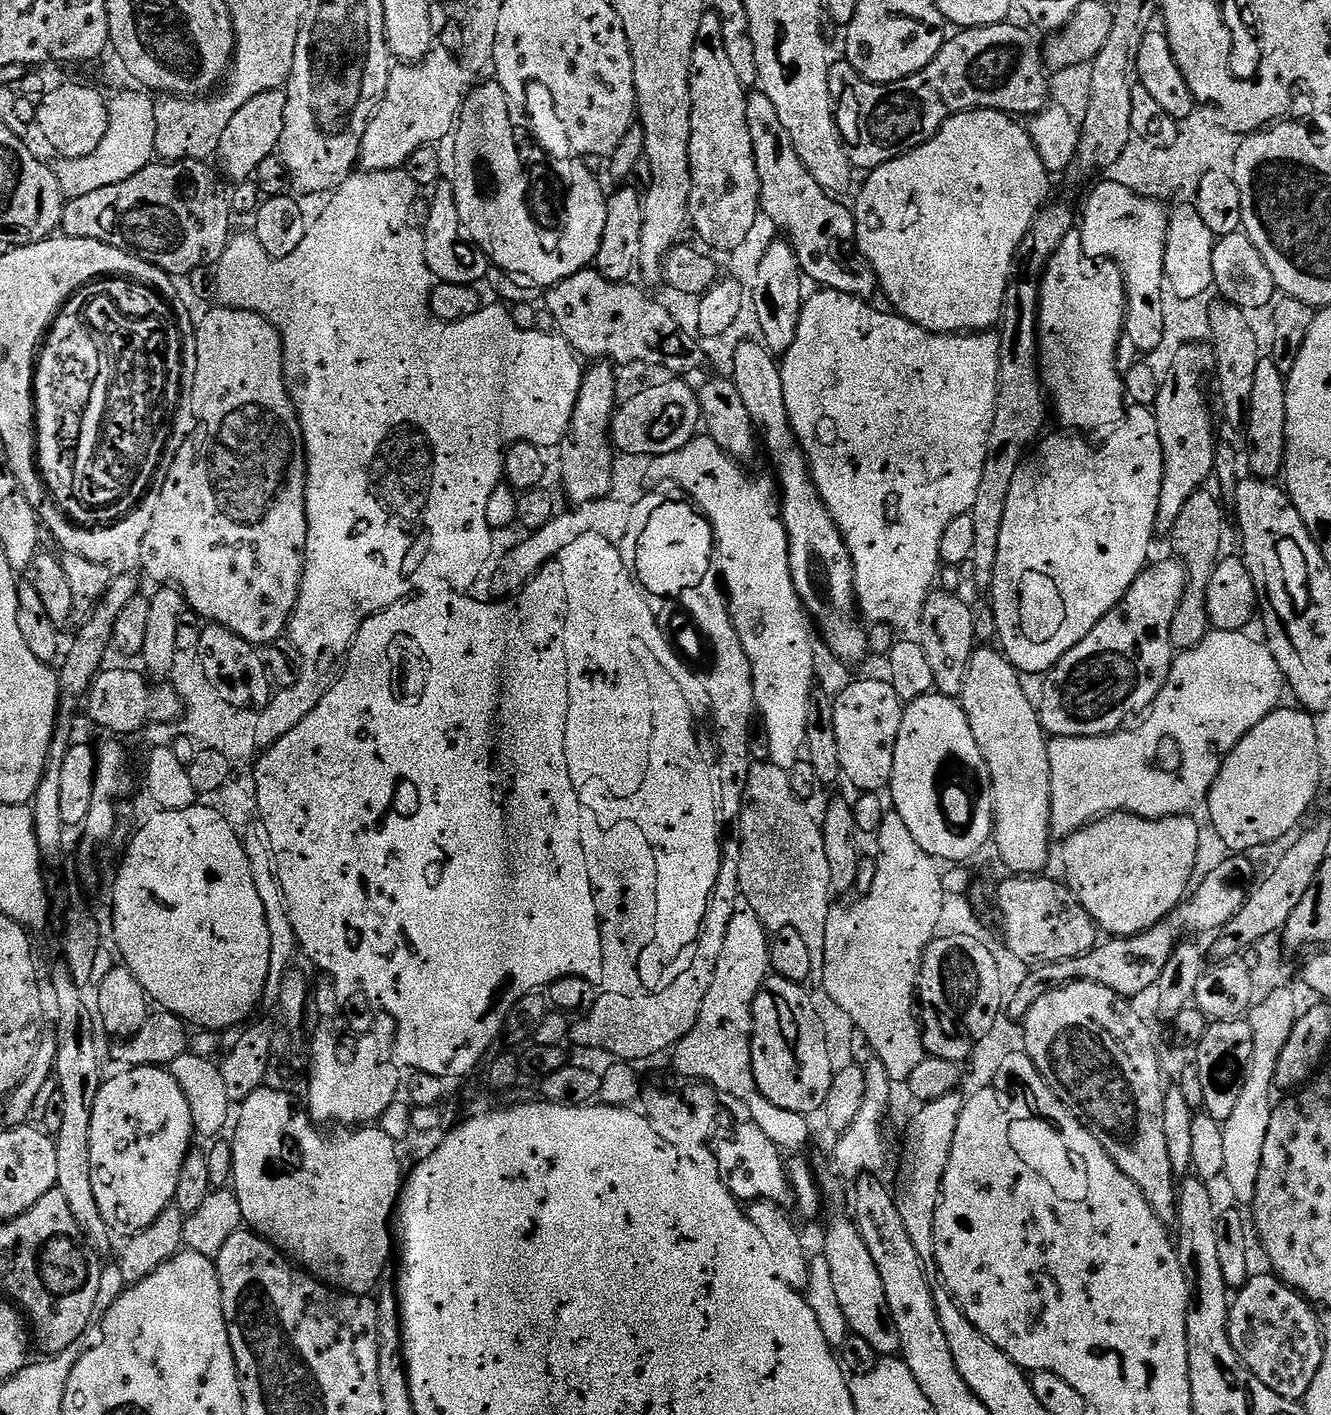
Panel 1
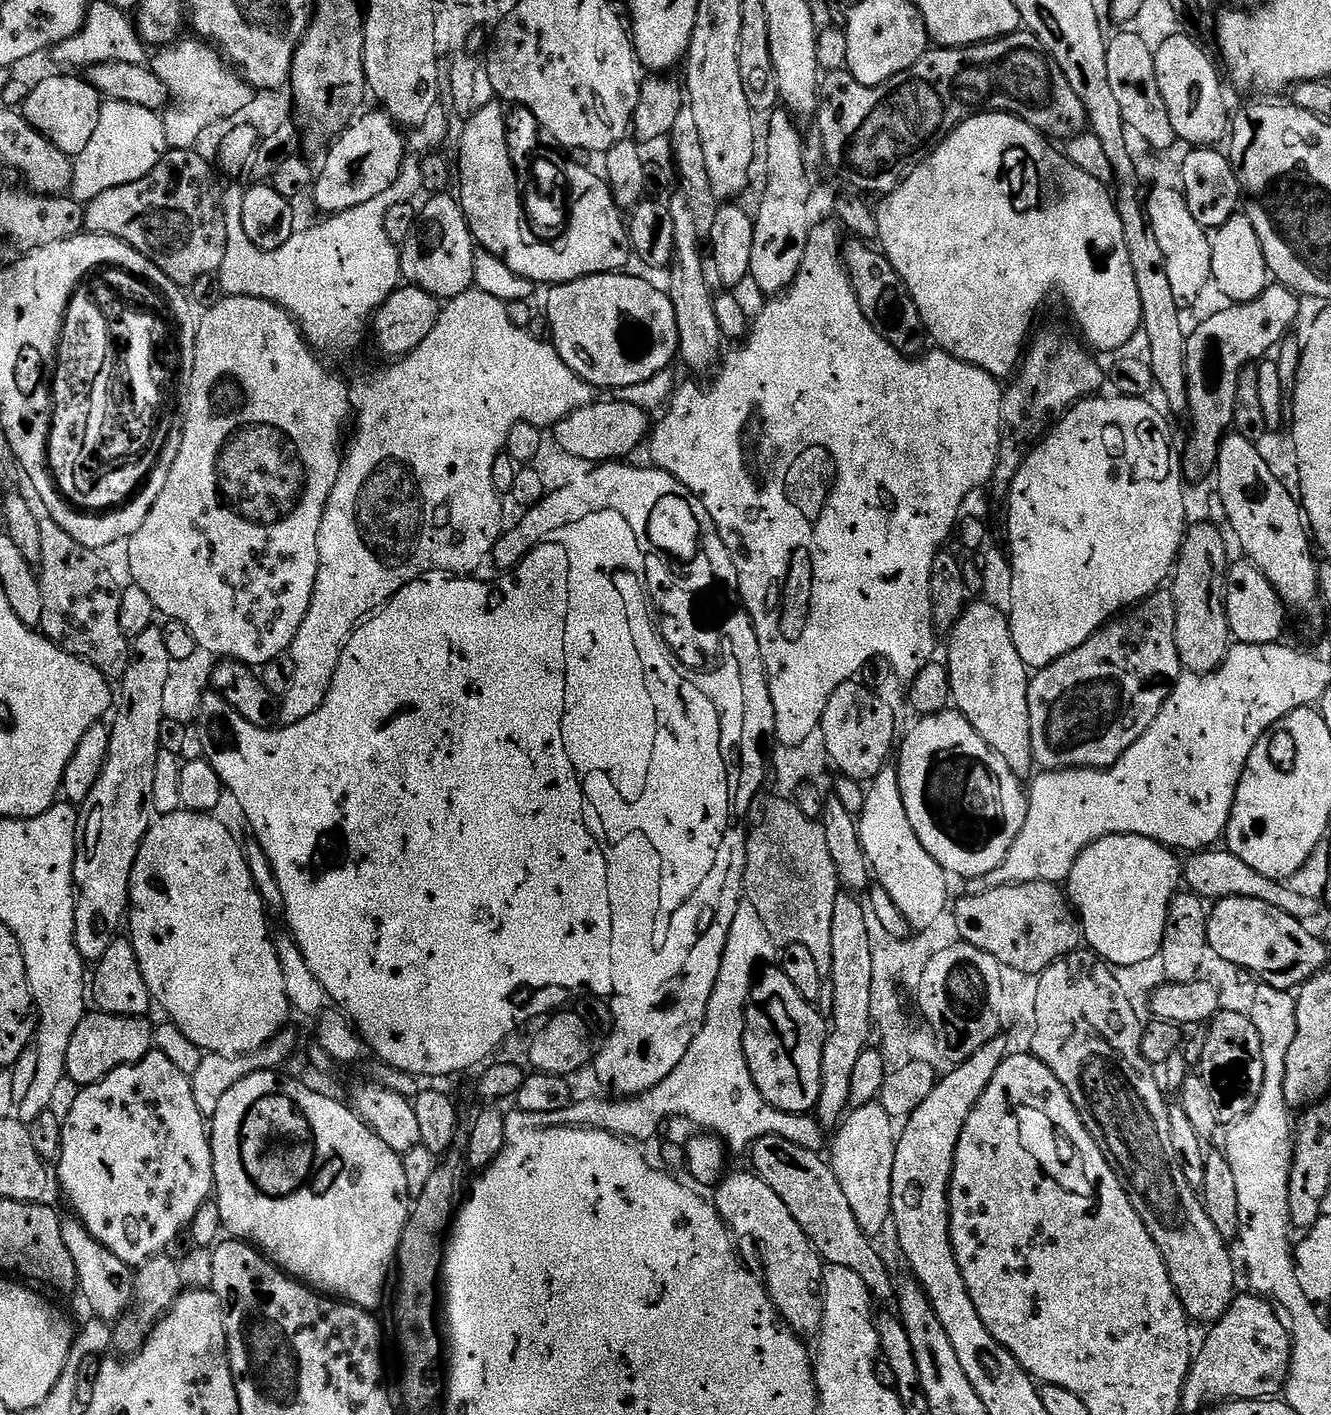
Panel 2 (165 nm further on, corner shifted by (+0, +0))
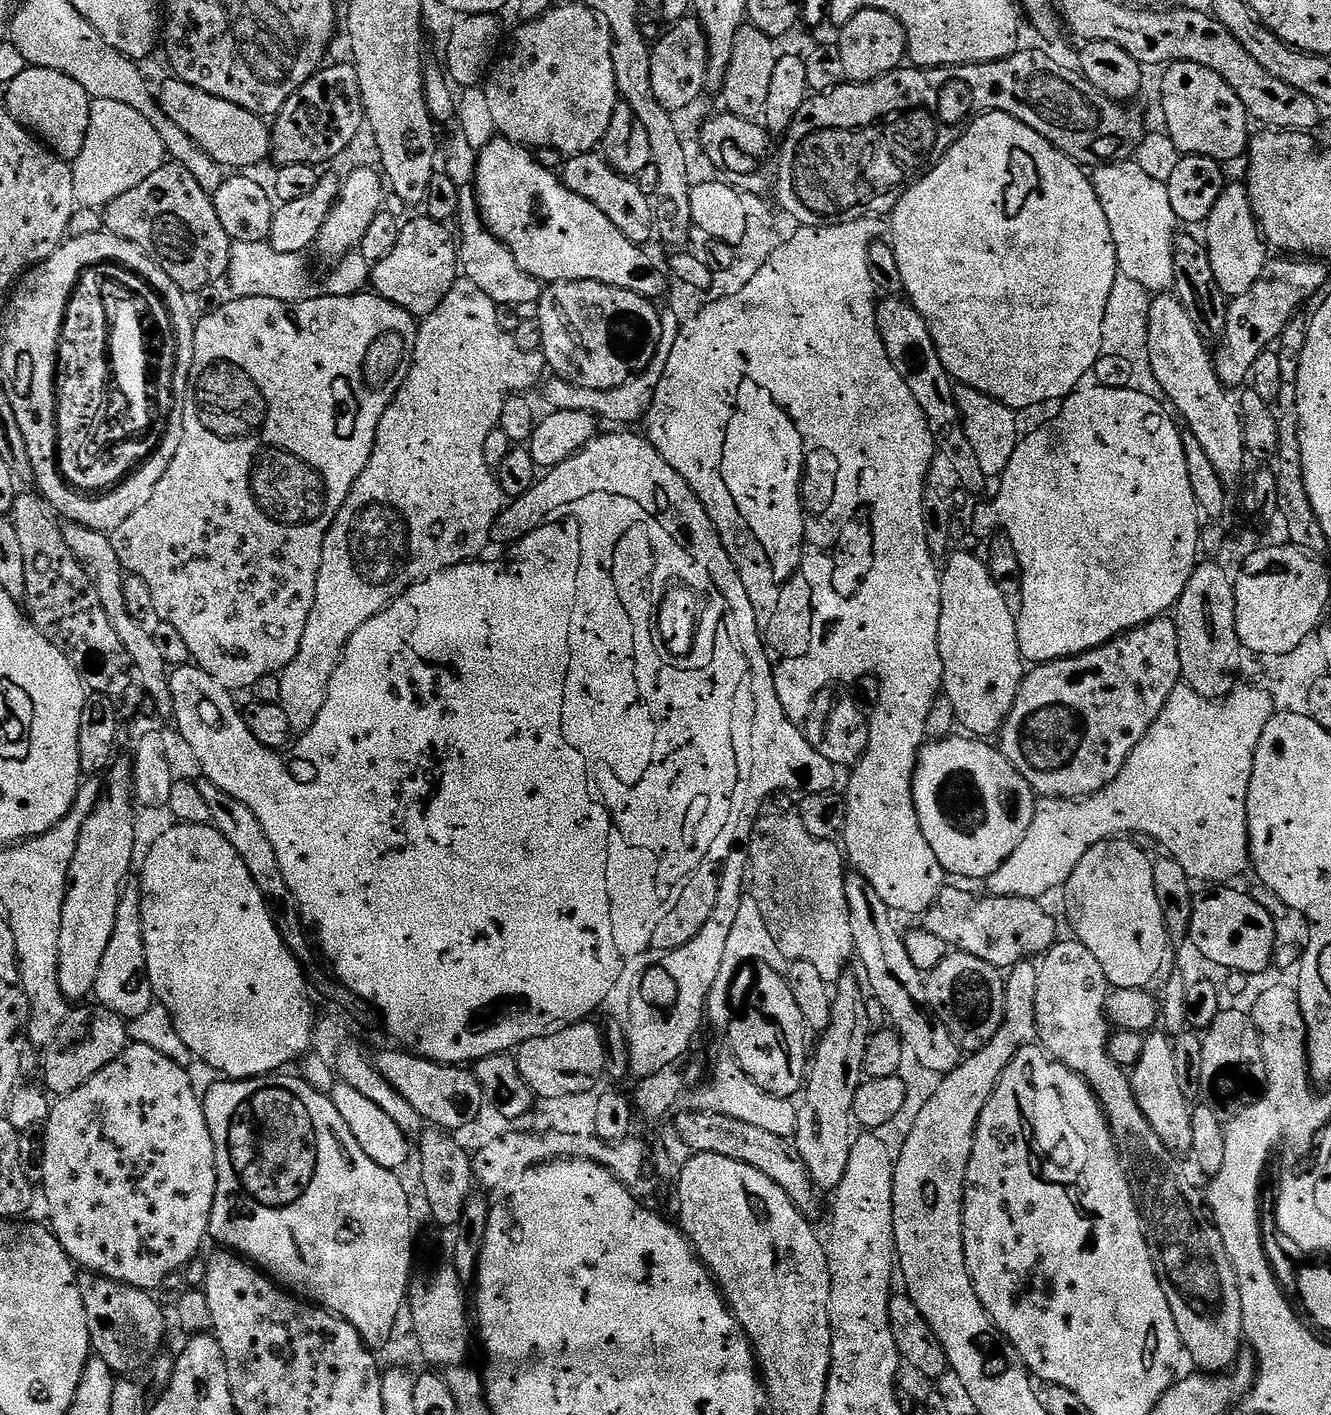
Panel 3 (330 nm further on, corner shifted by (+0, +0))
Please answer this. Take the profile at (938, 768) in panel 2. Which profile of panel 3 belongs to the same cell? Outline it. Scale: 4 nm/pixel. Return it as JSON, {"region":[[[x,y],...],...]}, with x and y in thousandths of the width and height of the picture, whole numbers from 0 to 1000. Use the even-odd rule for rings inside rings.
{"region":[[[716,519],[695,525],[688,537],[688,543],[685,548],[685,564],[690,575],[690,581],[693,584],[693,589],[696,589],[696,595],[699,595],[699,601],[702,601],[702,606],[705,606],[705,609],[709,613],[709,616],[713,620],[722,619],[724,622],[742,623],[742,619],[747,618],[747,615],[750,615],[750,612],[753,612],[753,609],[756,609],[756,606],[759,606],[759,604],[762,604],[762,601],[765,601],[765,595],[768,595],[771,592],[771,587],[774,587],[774,581],[777,581],[780,567],[778,560],[771,553],[771,550],[768,550],[768,547],[765,547],[765,544],[762,544],[762,541],[754,535],[754,532],[751,531],[751,528],[745,527],[745,529],[742,526],[745,525],[739,522],[731,522],[727,519]]]}

